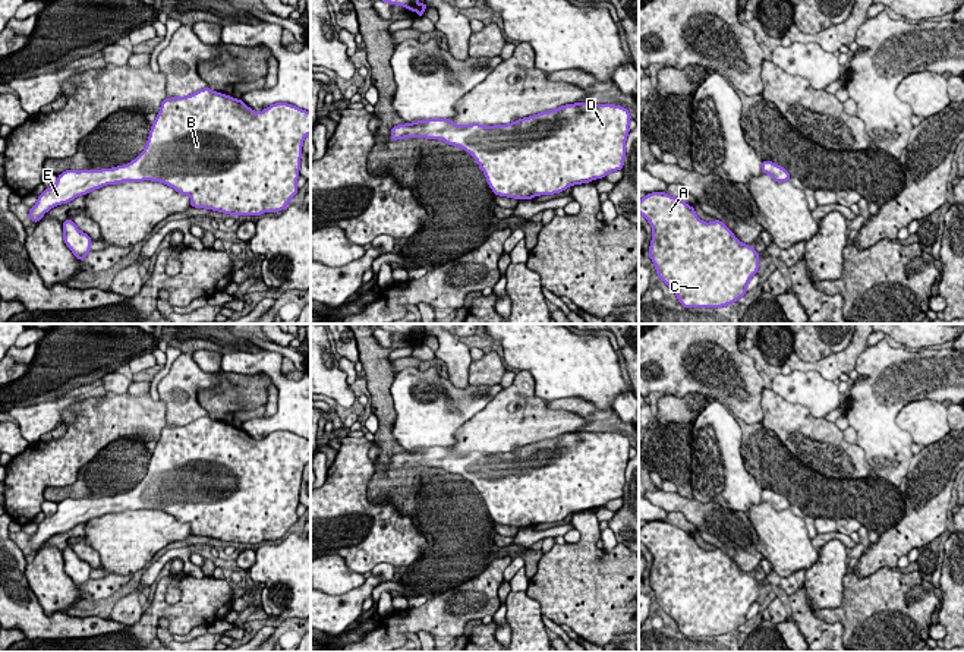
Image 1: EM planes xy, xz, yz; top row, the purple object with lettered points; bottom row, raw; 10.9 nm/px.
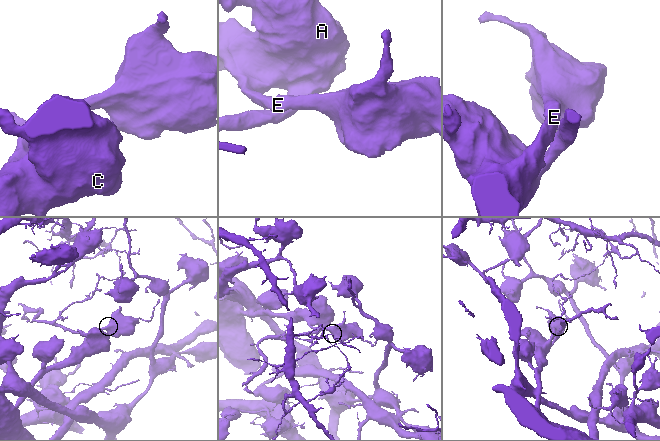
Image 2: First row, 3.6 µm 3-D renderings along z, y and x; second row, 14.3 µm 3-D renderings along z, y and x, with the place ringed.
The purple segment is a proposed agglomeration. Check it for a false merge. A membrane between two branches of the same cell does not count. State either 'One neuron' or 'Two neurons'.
One neuron

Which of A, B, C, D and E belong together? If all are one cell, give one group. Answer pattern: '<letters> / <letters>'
A B C D E

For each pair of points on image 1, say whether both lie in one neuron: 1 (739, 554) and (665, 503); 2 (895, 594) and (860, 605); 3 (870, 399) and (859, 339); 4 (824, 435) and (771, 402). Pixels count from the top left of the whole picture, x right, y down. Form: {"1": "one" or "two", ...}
{"1": "one", "2": "one", "3": "two", "4": "one"}

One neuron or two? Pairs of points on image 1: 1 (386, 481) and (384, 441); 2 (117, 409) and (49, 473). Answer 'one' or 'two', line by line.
1: one
2: one

